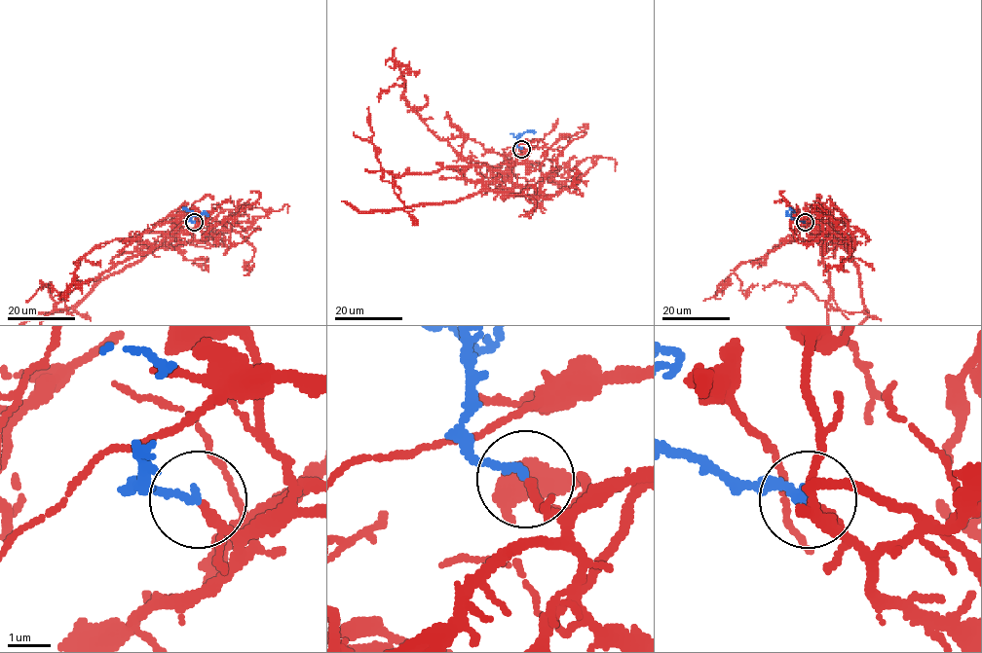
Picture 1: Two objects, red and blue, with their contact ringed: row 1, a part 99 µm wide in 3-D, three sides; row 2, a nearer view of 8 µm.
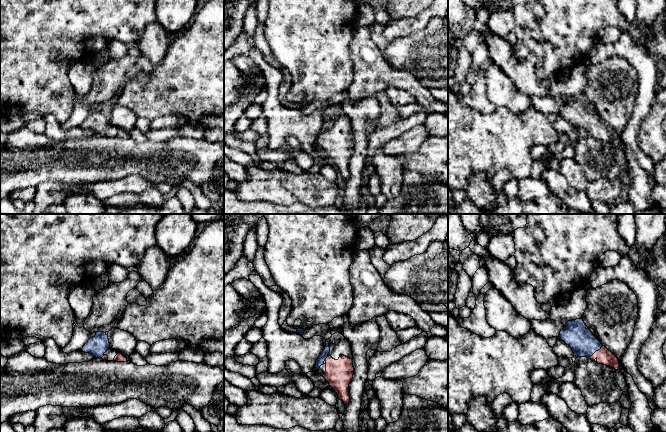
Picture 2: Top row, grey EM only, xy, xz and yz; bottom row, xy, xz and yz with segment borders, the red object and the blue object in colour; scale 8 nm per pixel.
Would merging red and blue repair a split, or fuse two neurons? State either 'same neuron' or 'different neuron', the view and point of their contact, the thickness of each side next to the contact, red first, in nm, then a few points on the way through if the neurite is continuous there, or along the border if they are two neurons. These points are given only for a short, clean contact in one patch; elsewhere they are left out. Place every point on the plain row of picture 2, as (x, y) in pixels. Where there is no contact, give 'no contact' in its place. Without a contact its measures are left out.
same neuron | yz (596, 127) | 120/220 nm | across yz (604, 132), (596, 127), (583, 119)

